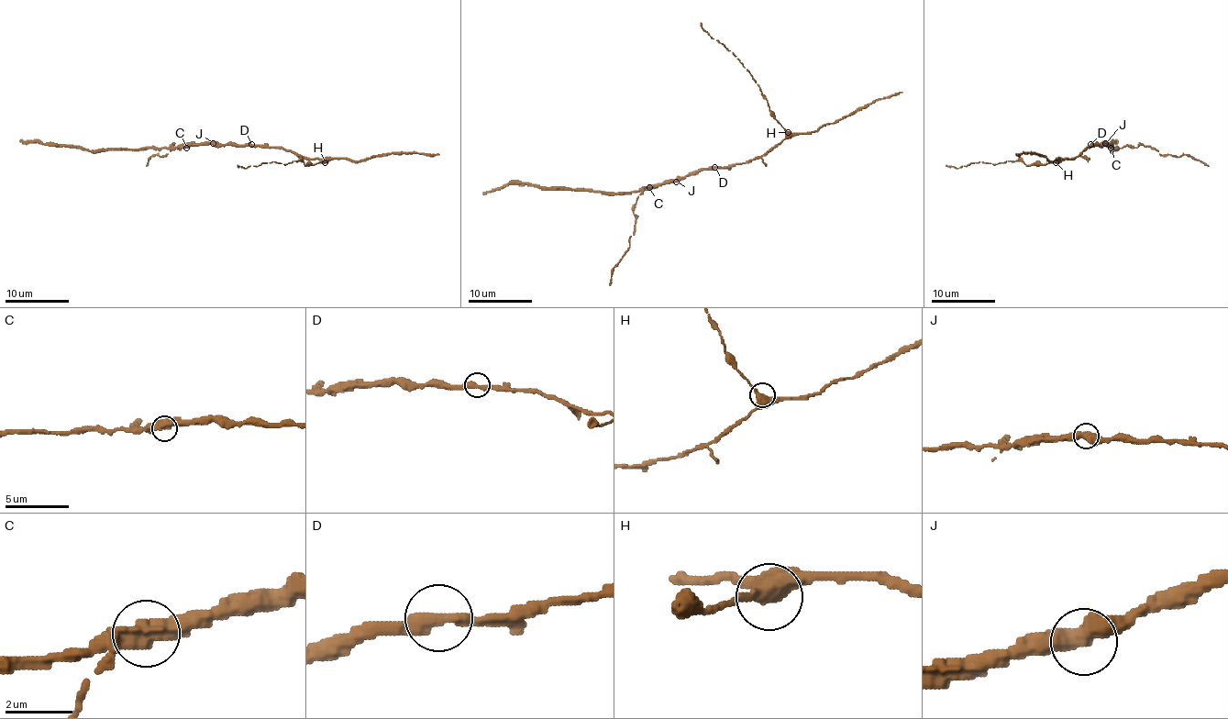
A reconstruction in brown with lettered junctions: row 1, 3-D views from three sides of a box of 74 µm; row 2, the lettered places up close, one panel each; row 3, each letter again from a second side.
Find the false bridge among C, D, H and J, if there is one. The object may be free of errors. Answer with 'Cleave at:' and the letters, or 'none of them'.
Cleave at: C

